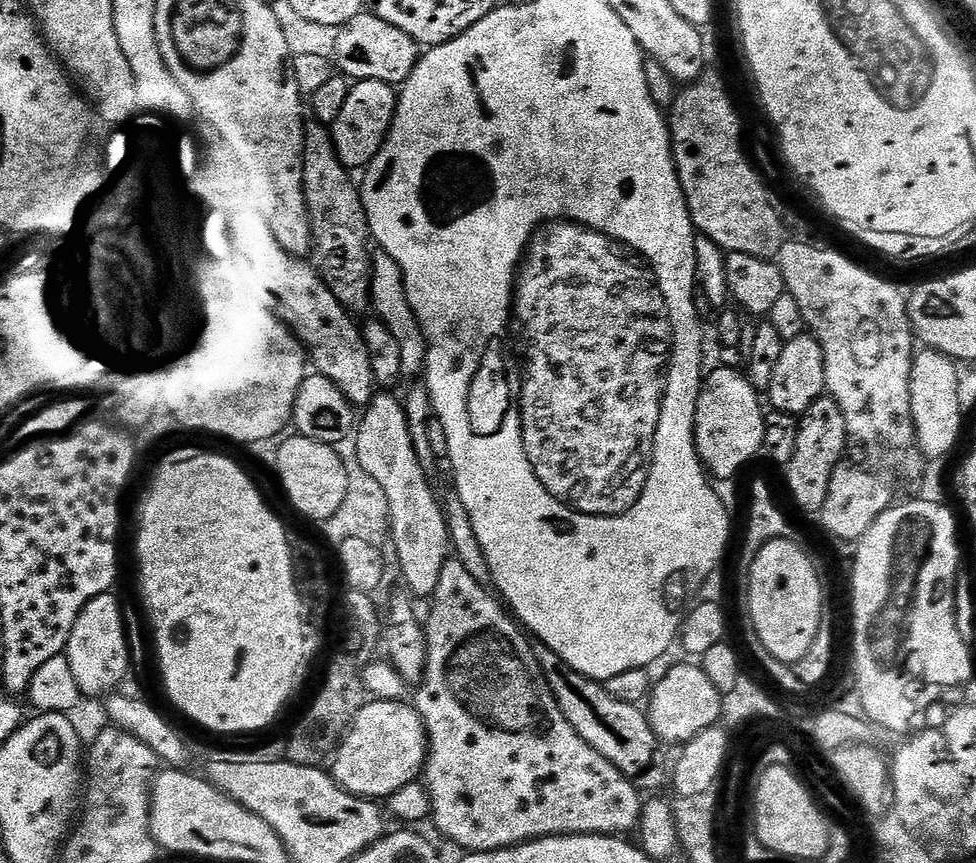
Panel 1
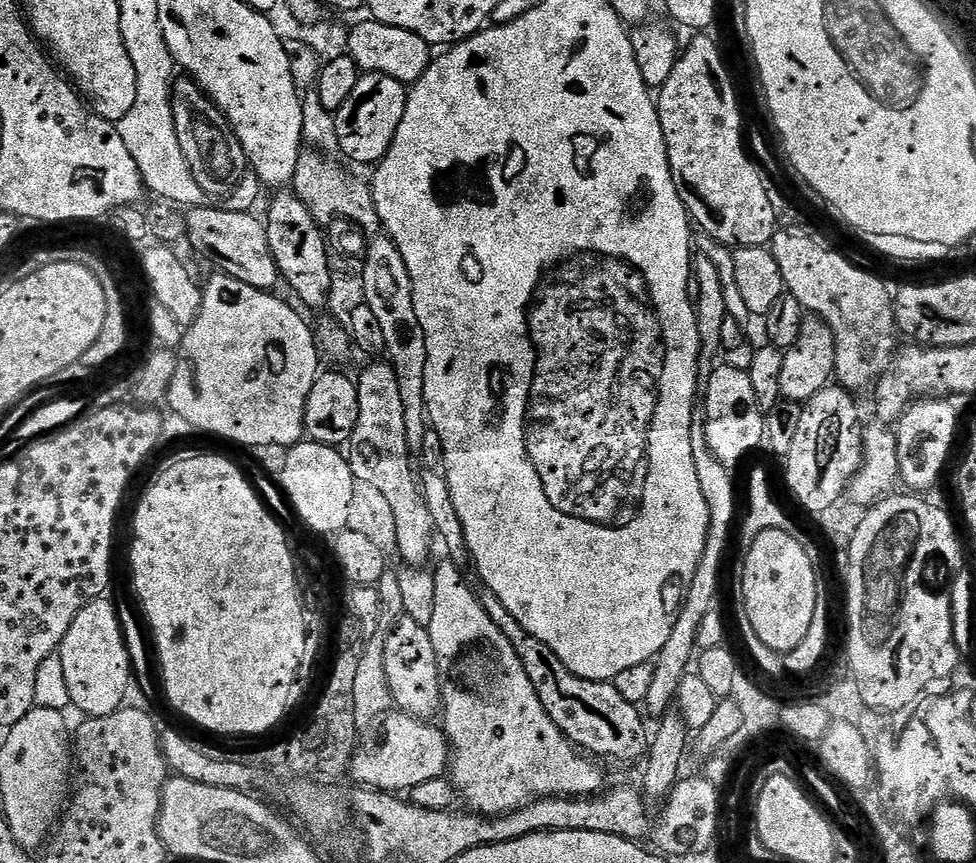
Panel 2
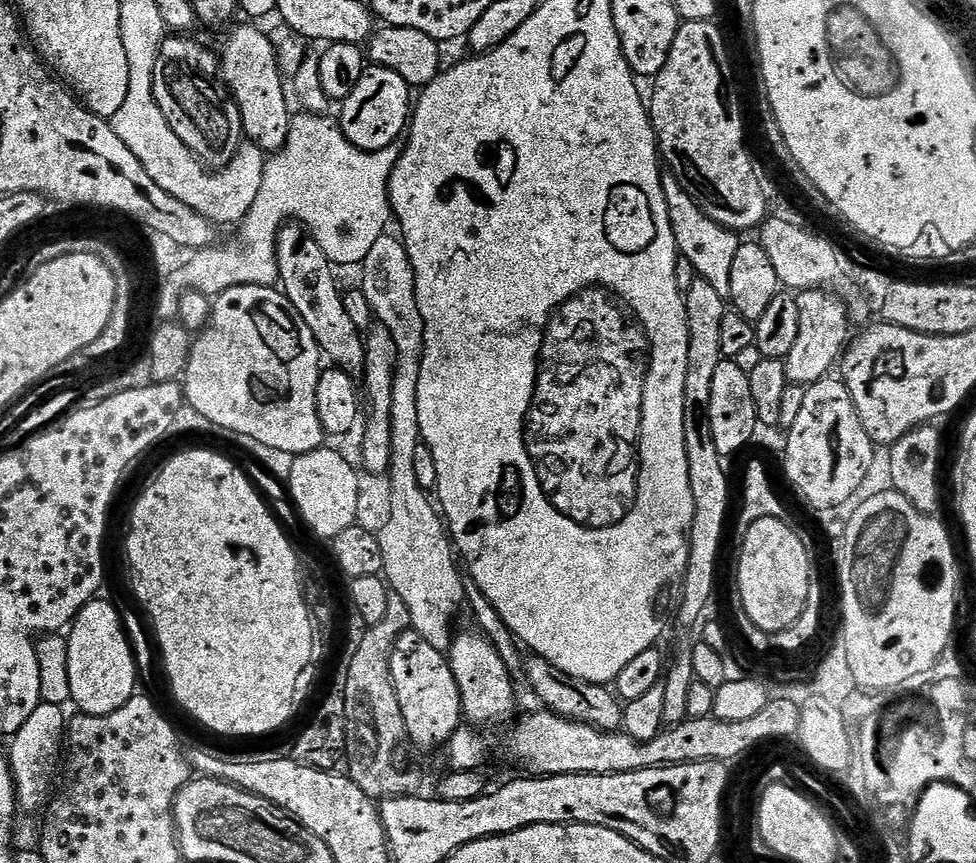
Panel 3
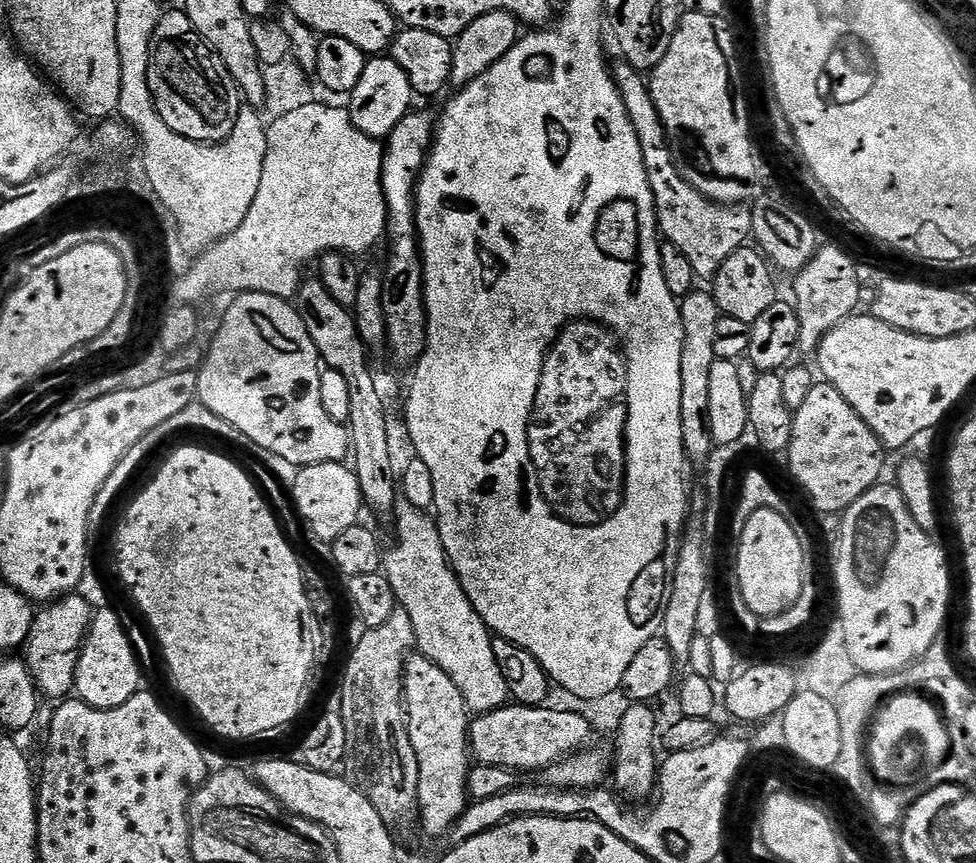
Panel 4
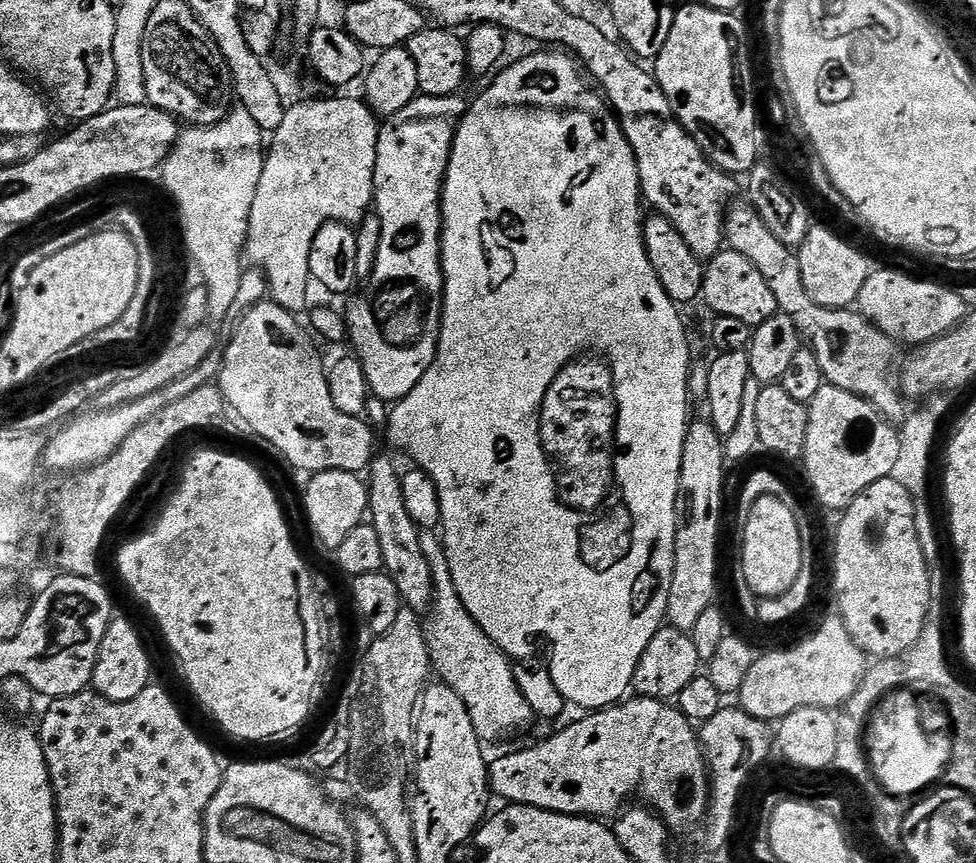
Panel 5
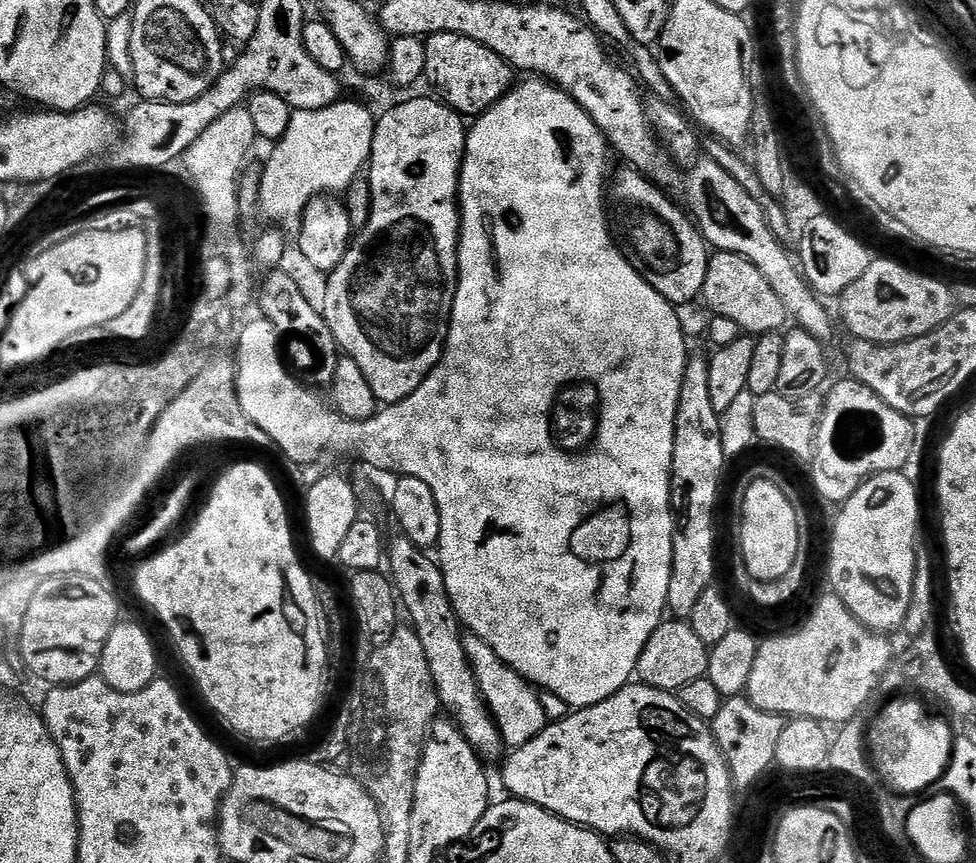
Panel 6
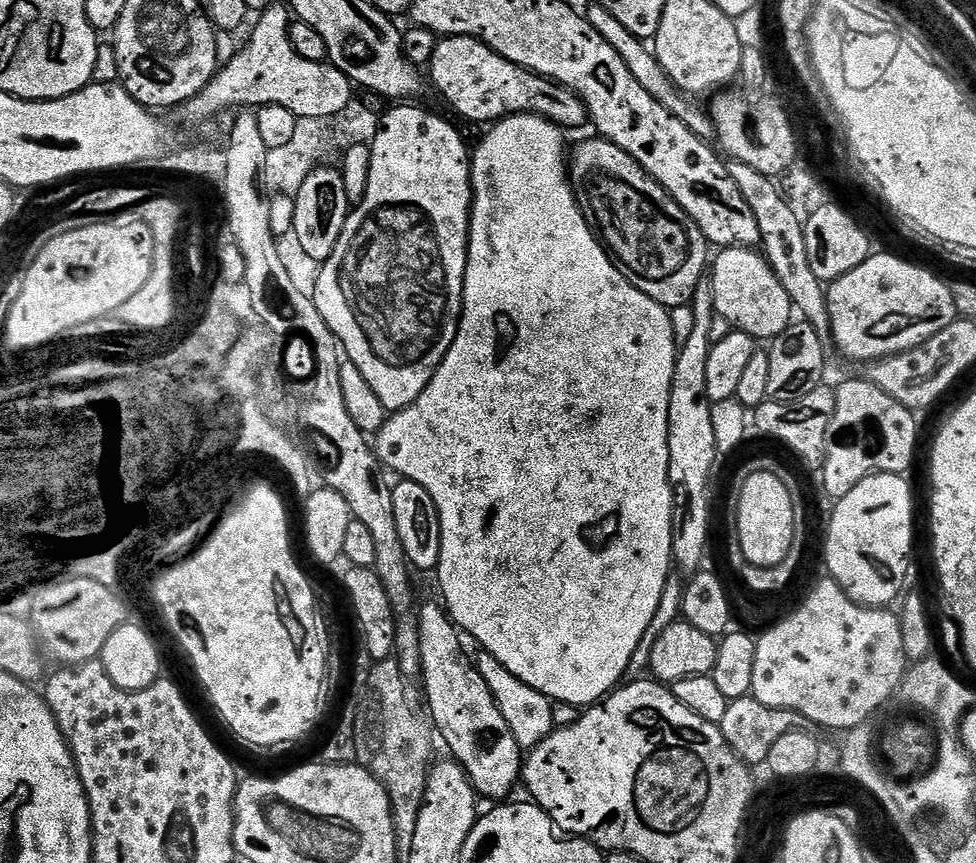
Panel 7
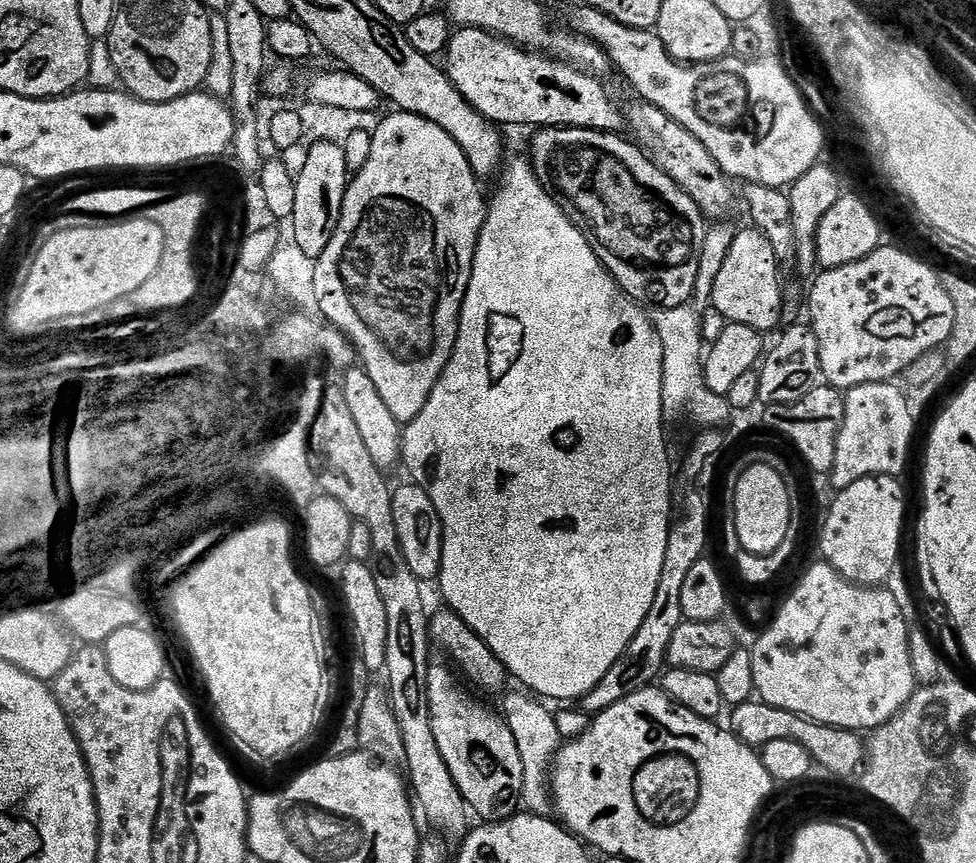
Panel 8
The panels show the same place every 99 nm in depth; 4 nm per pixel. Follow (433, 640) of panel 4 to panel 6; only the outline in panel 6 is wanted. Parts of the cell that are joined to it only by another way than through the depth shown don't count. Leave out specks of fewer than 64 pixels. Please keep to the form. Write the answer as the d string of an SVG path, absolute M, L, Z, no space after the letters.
M468 634L463 637L463 642L476 684L492 711L501 741L509 749L513 749L526 746L526 742L538 738L538 734L542 734L542 730L550 722L542 708L541 693L527 680L522 679L513 668L506 666L506 662L502 662L502 658L498 658L498 654L494 654L494 650L490 650L490 646L482 642L482 638Z

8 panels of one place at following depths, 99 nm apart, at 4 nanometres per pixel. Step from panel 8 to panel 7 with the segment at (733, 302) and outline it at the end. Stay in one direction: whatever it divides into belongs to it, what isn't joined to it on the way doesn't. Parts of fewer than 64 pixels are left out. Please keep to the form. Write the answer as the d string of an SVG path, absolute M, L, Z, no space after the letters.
M738 247L719 249L710 264L710 279L716 315L726 318L735 331L750 334L757 342L771 342L794 323L790 294L778 282L778 274L768 265L763 251Z

